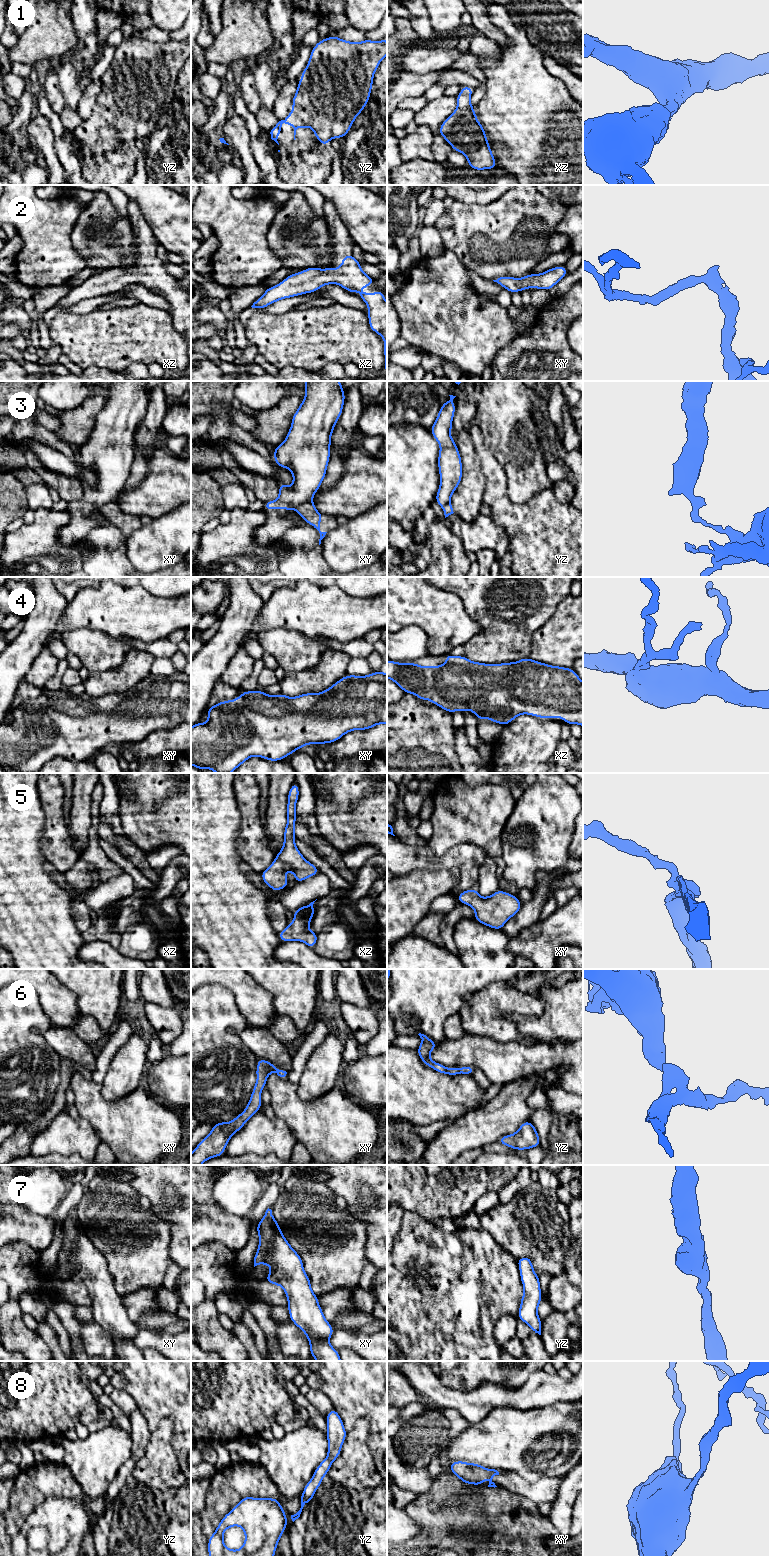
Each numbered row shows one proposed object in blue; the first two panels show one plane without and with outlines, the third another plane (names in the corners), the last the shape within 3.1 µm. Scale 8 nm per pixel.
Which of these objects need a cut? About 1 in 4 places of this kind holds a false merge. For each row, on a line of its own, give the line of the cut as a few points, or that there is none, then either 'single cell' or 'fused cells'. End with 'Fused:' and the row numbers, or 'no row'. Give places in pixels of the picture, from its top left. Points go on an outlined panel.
1: no cut | single cell
2: no cut | single cell
3: xy (311, 500), (293, 508) | fused cells
4: no cut | single cell
5: no cut | single cell
6: no cut | single cell
7: no cut | single cell
8: no cut | single cell
Fused: 3

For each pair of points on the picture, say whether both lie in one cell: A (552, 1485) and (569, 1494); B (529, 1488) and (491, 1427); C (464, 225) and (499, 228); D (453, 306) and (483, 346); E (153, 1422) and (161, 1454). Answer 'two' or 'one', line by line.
A: two
B: two
C: one
D: one
E: two

